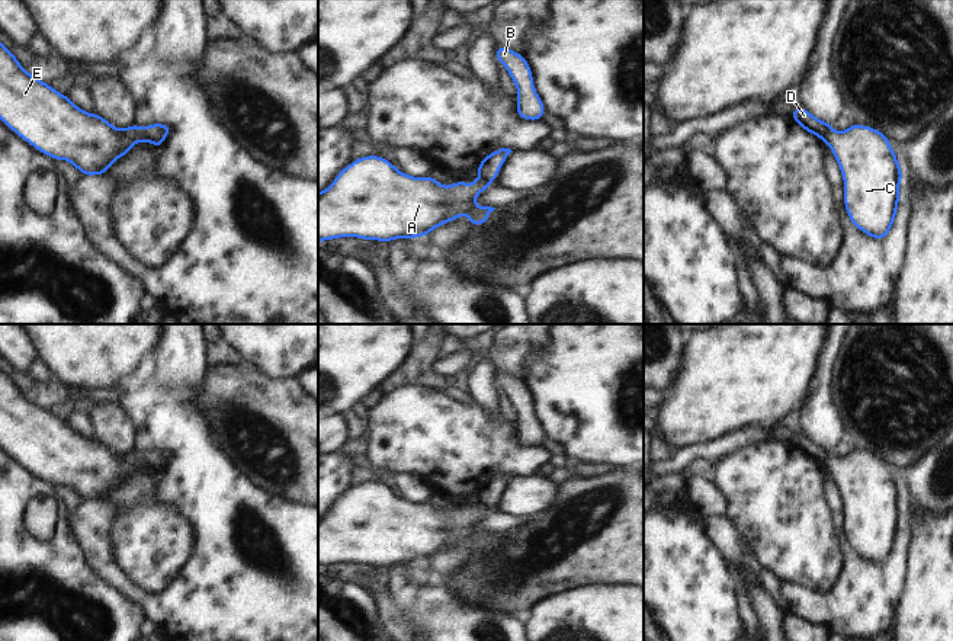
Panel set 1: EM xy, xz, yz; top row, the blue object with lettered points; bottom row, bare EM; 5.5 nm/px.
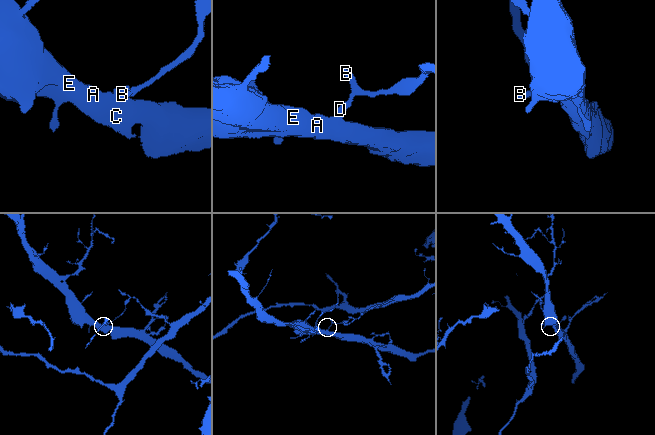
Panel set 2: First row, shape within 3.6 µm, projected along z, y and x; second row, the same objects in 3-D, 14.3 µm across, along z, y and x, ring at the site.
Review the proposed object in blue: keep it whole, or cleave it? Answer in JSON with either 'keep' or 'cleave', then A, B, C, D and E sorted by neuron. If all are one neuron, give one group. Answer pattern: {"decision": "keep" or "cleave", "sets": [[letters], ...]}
{"decision": "cleave", "sets": [["A", "C", "E"], ["B", "D"]]}

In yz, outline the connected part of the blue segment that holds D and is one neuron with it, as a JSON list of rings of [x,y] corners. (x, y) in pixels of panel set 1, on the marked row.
[[[802,106],[798,109],[793,109],[790,116],[808,132],[816,135],[818,138],[824,140],[827,131],[828,131],[828,124],[815,118],[812,113],[809,113],[806,109]]]

